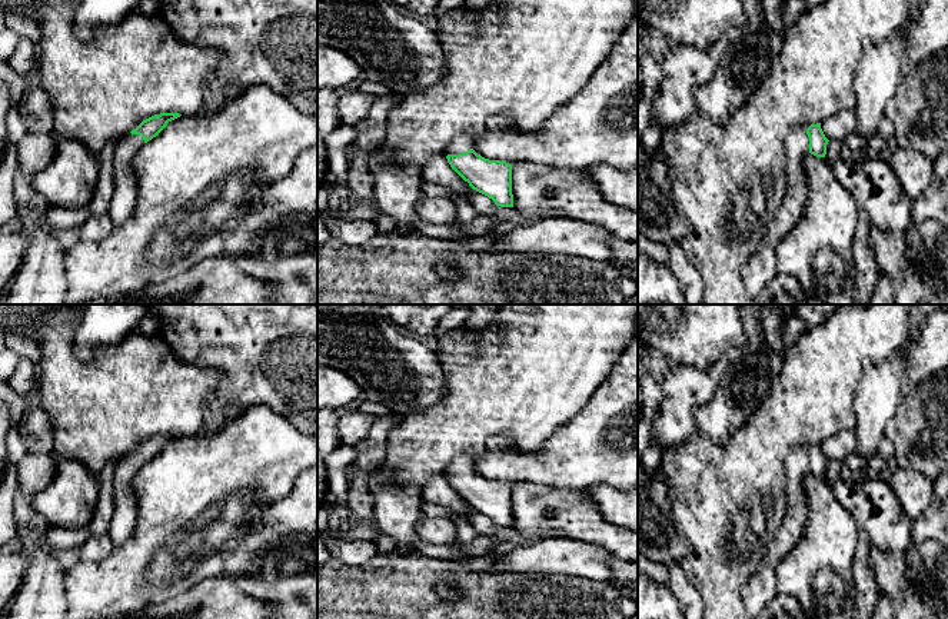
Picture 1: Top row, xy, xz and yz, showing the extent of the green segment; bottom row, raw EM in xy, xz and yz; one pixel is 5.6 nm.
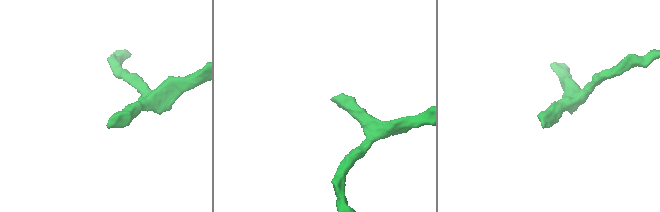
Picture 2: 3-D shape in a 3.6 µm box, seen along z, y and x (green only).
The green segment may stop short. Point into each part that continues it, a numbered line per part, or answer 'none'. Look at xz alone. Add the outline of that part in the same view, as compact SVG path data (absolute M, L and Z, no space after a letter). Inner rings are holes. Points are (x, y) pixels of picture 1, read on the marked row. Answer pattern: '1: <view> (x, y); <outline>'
1: xz (459, 143); M456 134L449 143L445 156L448 154L459 154L473 149L475 139L468 134Z

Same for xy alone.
1: xy (123, 197); M124 134L116 146L113 159L114 189L109 203L109 216L113 226L120 226L133 212L136 203L136 179L132 162L137 150L144 144L139 134Z

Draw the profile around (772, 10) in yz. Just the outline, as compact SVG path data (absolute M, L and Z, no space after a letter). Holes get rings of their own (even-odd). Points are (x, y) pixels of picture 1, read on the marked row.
M761 0L765 21L769 24L771 30L778 34L784 34L782 9L781 0Z

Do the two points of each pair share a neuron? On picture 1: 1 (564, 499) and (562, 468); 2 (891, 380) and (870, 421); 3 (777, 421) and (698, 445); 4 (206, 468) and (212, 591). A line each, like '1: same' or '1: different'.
1: different
2: same
3: same
4: different

